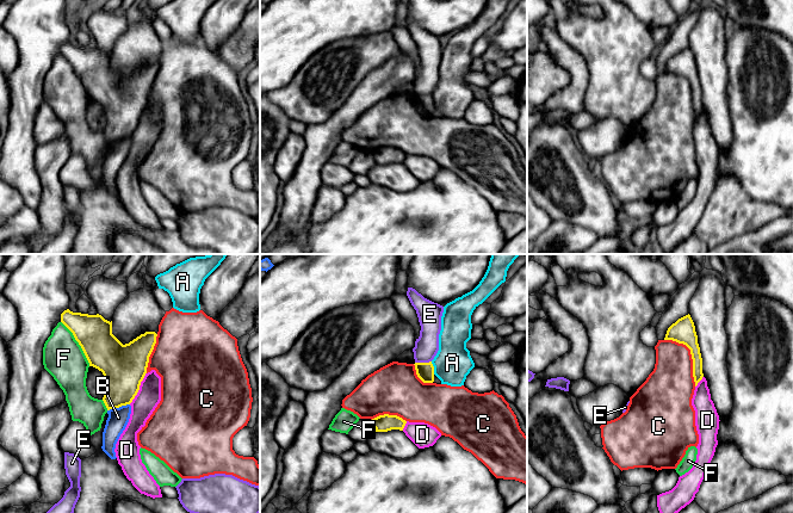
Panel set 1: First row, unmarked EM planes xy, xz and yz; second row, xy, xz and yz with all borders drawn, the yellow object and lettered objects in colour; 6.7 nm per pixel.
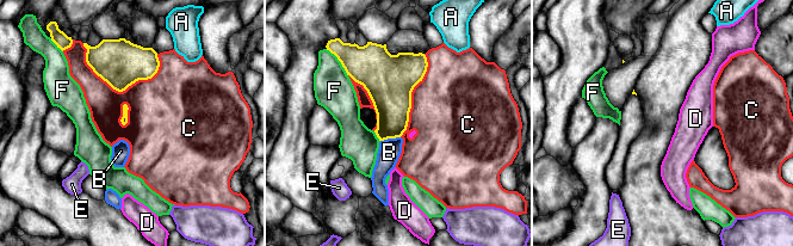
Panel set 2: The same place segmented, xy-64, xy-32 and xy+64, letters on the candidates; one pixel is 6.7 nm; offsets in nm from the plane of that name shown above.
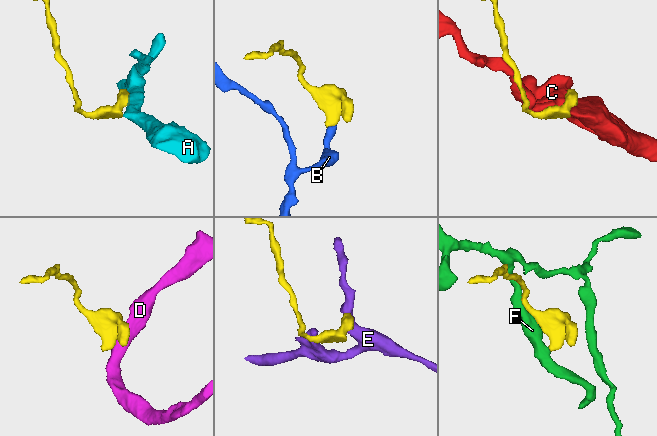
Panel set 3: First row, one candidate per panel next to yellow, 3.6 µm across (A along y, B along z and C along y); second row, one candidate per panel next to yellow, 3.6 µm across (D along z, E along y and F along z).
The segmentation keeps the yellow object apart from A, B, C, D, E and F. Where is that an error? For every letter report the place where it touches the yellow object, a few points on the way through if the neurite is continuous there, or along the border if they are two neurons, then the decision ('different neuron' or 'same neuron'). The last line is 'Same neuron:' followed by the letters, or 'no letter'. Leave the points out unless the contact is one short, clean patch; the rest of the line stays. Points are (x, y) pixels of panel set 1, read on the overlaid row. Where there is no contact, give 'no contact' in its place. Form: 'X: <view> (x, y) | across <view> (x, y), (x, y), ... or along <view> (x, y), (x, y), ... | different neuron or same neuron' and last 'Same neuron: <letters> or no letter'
A: xz (433, 368) | along xz (431, 362), (434, 374) | different neuron
B: xy (118, 407) | along xy (129, 403), (107, 410) | different neuron
C: yz (692, 356) | different neuron
D: xy (138, 388) | along xy (146, 372), (137, 394), (129, 403) | different neuron
E: xz (422, 363) | along xz (431, 360), (415, 363) | different neuron
F: xy (79, 344) | different neuron
Same neuron: no letter

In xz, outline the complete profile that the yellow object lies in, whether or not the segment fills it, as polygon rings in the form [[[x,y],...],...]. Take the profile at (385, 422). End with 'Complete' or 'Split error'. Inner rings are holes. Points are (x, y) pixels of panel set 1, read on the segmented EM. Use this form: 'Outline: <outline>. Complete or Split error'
Outline: [[[379,415],[374,419],[372,419],[373,427],[376,428],[376,432],[388,432],[391,429],[399,429],[403,431],[407,421],[397,415]]]. Complete

